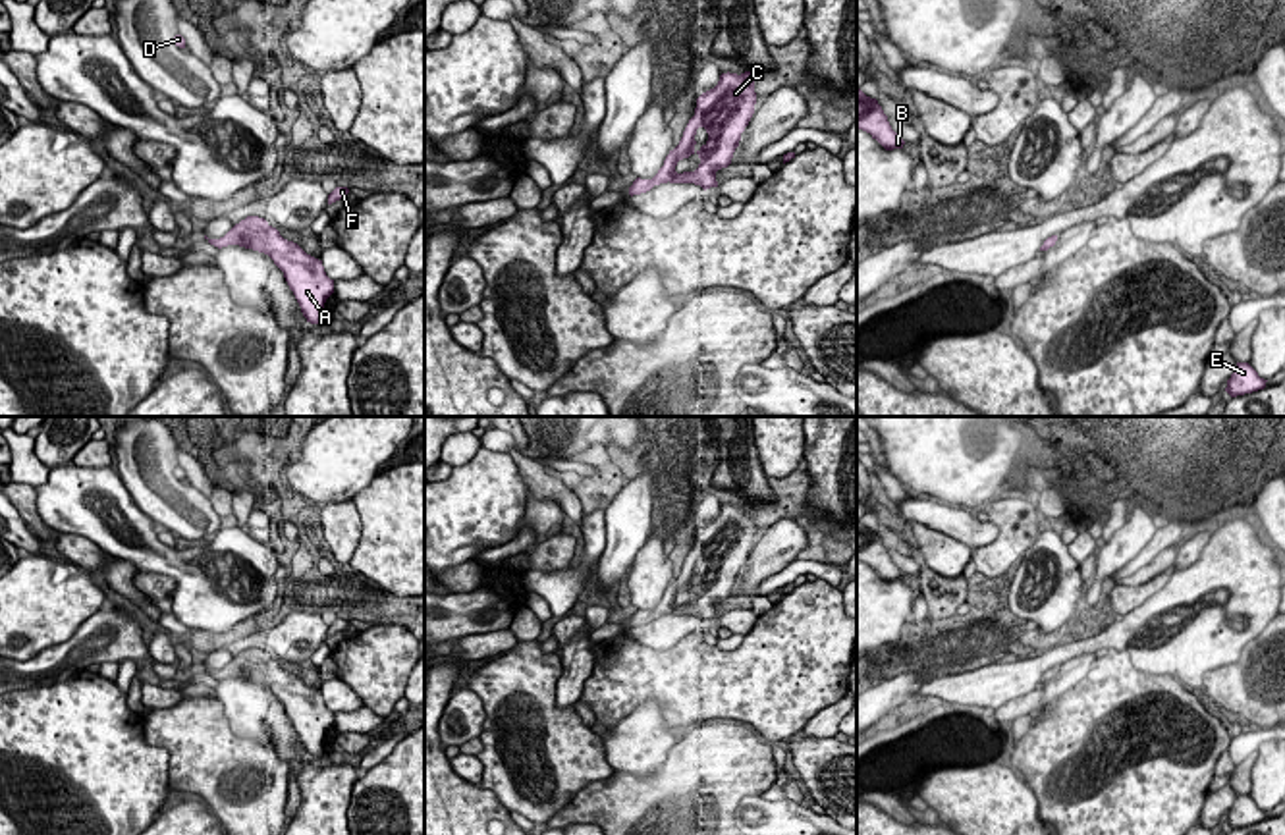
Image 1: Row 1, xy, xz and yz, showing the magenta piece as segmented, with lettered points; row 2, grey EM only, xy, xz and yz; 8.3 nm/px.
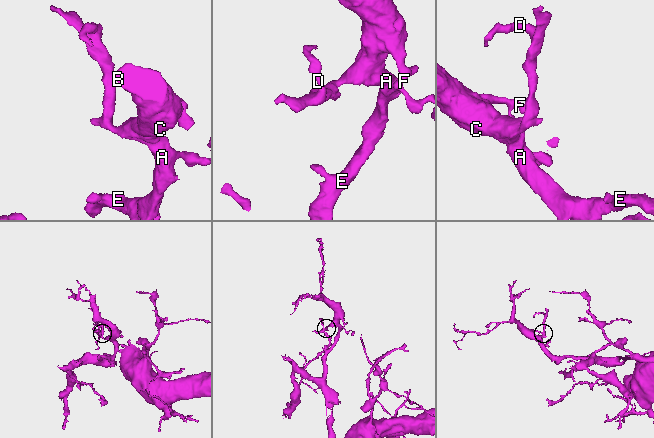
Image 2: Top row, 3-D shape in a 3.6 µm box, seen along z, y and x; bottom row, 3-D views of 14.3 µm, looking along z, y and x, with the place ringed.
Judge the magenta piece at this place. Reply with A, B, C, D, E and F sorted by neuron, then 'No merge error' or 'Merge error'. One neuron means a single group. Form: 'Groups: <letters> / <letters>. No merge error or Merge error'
Groups: A B C E F / D. Merge error

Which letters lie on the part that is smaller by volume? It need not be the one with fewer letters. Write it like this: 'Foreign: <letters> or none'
Foreign: D

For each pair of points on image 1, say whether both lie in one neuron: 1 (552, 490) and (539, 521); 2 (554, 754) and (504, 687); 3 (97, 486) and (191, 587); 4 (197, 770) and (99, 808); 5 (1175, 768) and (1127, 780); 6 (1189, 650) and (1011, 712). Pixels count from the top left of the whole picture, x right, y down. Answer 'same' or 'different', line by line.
1: different
2: same
3: same
4: different
5: same
6: different

